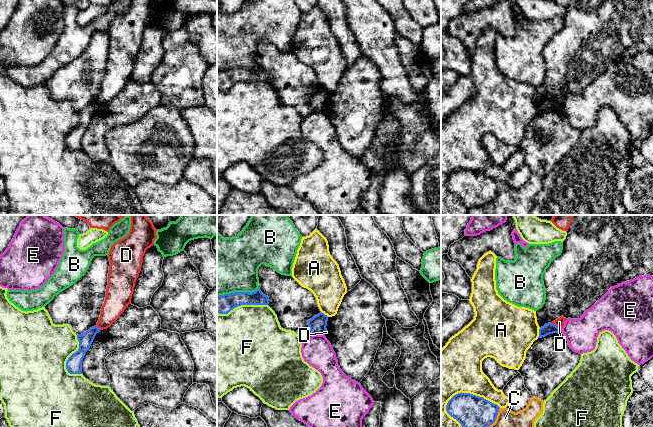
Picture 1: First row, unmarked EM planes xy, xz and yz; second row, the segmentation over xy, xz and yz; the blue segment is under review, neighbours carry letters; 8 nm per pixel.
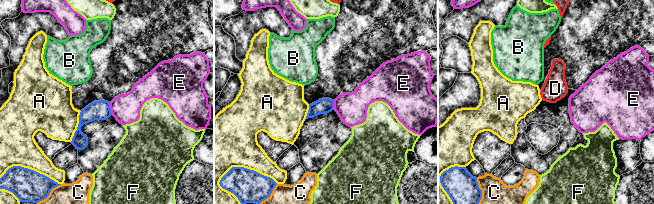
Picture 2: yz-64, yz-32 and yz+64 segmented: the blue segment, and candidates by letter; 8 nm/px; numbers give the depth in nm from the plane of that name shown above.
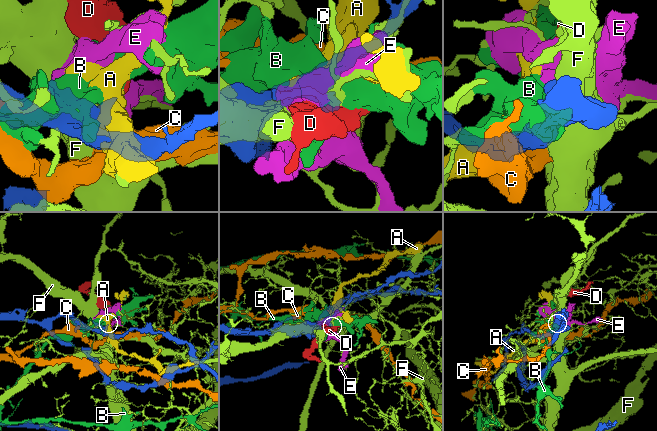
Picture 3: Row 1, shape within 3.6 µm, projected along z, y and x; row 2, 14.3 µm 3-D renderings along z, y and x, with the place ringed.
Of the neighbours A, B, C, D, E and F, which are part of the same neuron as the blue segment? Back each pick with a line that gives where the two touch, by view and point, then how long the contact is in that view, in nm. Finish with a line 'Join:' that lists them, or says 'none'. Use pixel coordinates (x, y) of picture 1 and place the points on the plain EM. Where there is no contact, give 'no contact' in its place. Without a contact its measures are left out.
Join: none

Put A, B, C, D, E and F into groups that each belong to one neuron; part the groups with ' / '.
A / B / C / D / E / F

